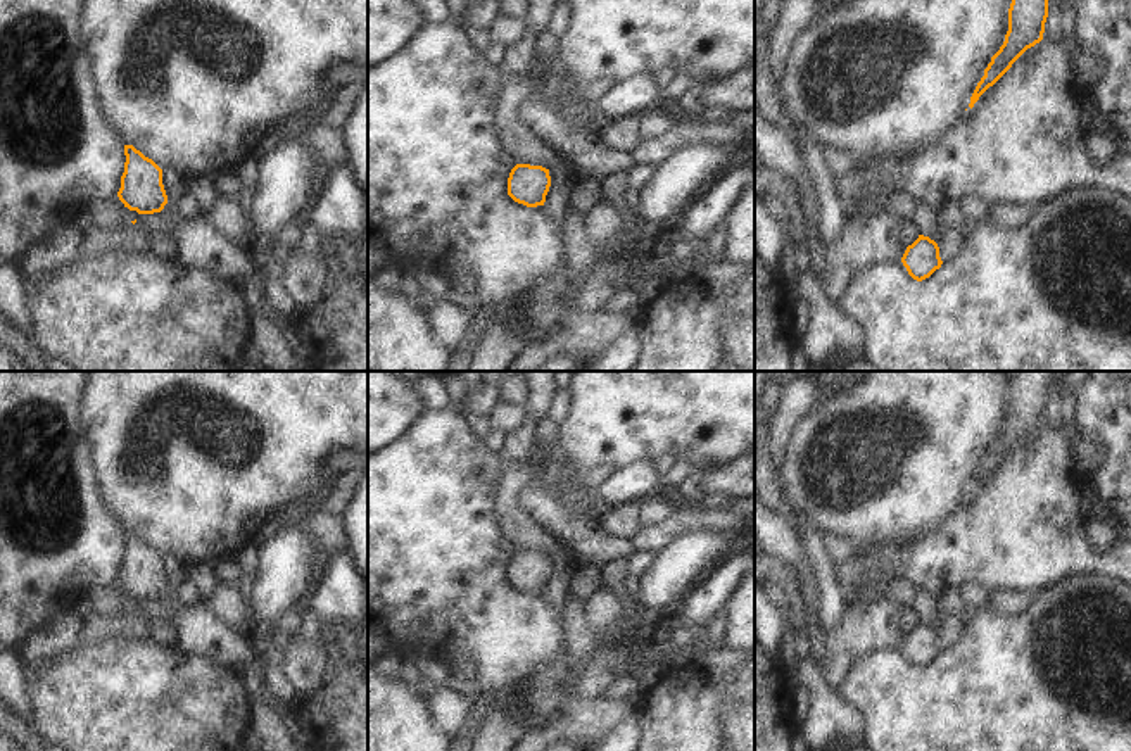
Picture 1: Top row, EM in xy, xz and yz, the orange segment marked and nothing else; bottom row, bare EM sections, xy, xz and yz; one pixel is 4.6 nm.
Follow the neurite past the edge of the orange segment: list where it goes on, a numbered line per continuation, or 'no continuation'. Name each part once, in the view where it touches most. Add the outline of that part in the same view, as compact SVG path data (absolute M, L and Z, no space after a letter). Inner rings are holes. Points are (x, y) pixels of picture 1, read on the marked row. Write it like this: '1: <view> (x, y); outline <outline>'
no continuation

